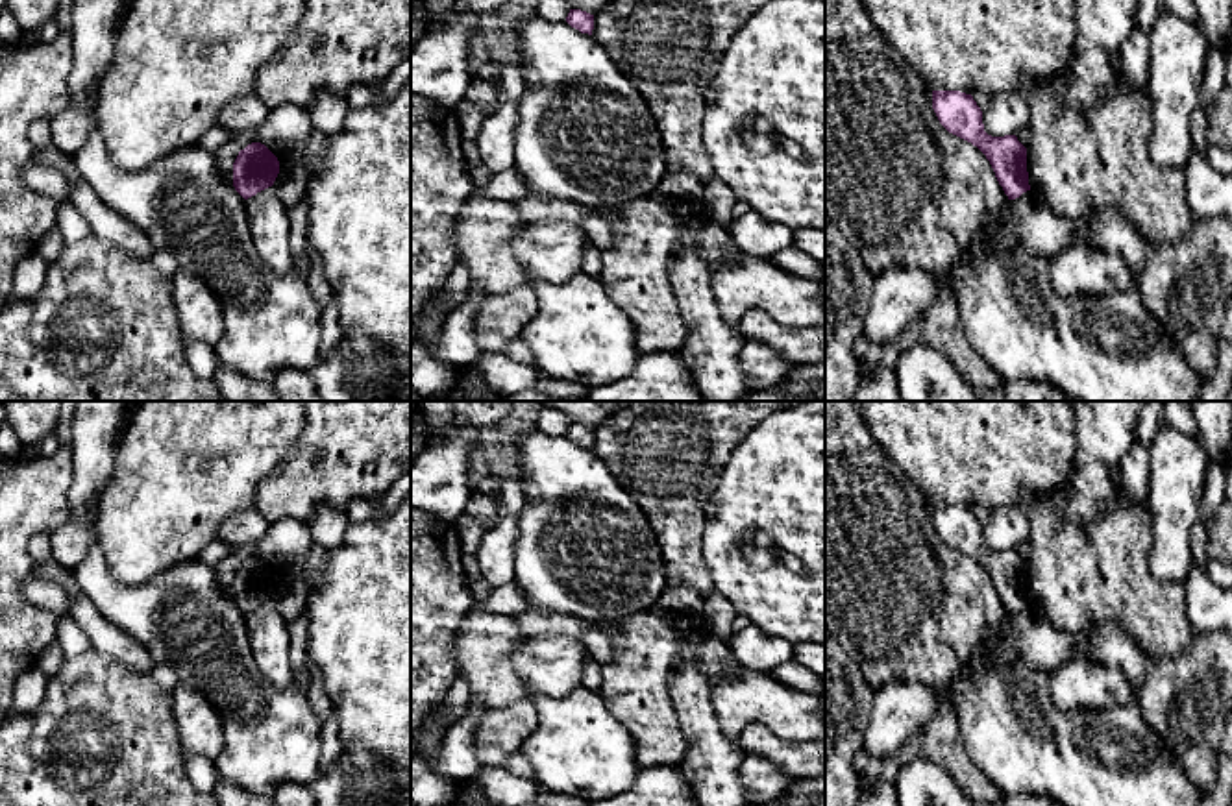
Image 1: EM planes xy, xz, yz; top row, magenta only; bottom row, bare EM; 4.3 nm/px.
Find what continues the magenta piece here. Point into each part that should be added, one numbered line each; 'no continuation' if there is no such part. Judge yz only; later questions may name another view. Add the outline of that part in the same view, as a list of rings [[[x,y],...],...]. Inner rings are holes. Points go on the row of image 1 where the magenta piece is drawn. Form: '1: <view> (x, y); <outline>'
1: yz (1029, 222); [[[1027,190],[1008,200],[1004,218],[995,226],[993,242],[982,253],[1004,255],[1025,248],[1051,259],[1073,246],[1119,253],[1134,277],[1143,270],[1149,250],[1143,235],[1117,209],[1104,209],[1084,220],[1067,220],[1056,216],[1032,190]]]

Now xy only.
1: xy (269, 220); [[[272,187],[244,200],[250,237],[261,261],[276,274],[292,270],[289,248],[290,218],[289,209]]]

